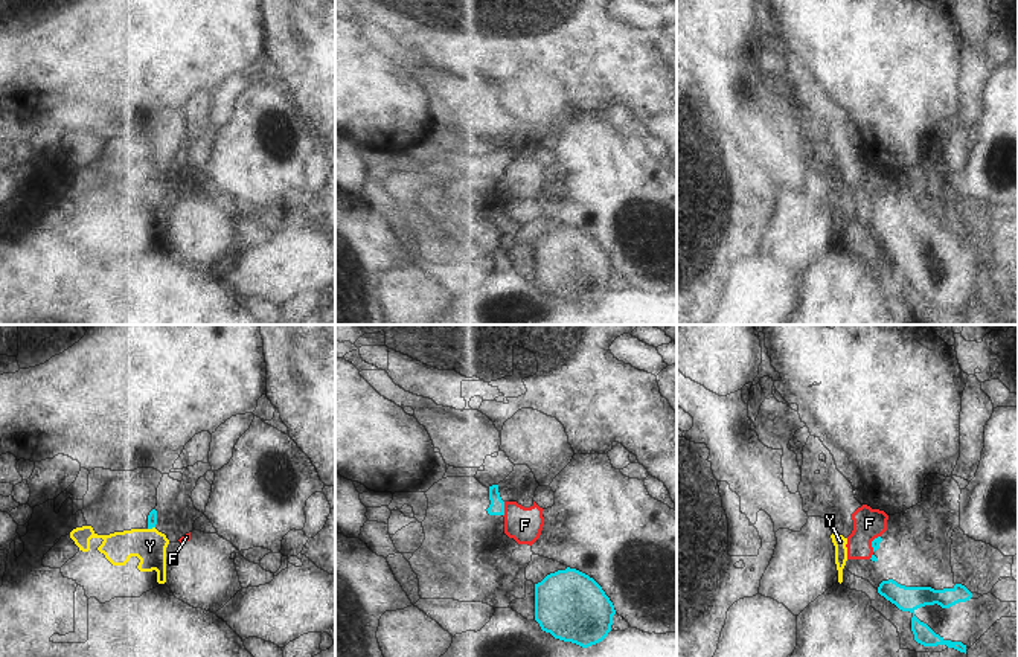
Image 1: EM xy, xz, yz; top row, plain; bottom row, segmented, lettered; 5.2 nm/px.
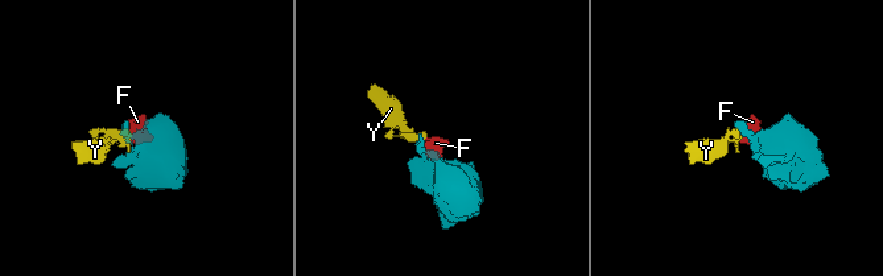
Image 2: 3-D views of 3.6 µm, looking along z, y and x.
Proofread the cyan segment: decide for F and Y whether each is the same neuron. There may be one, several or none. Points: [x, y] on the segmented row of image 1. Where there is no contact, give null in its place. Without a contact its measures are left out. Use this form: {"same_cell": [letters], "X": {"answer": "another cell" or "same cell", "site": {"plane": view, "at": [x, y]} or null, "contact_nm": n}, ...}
{"same_cell": [], "F": {"answer": "another cell", "site": {"plane": "xz", "at": [503, 509]}, "contact_nm": 80}, "Y": {"answer": "another cell", "site": {"plane": "xy", "at": [151, 528]}, "contact_nm": 40}}

